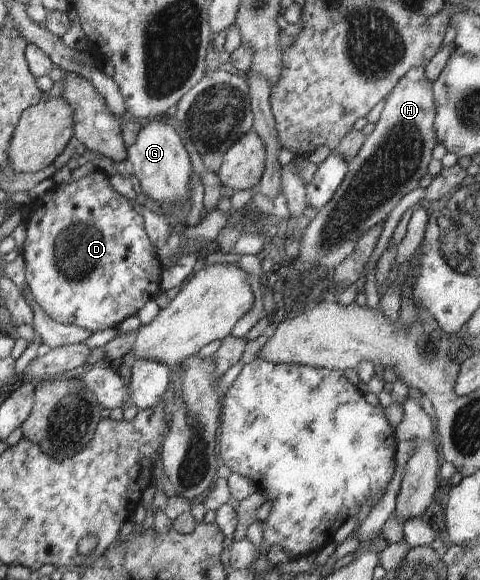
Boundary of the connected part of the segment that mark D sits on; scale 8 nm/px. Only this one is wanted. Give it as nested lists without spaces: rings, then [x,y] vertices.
[[[96,168],[86,176],[79,178],[79,180],[70,180],[69,182],[56,184],[44,195],[40,196],[37,210],[30,210],[28,219],[25,221],[26,238],[21,252],[24,256],[27,286],[30,288],[34,299],[39,303],[42,311],[58,323],[83,327],[92,330],[94,333],[109,327],[117,328],[125,318],[137,314],[148,300],[155,299],[161,291],[160,282],[163,271],[157,249],[150,241],[149,235],[145,230],[143,217],[135,212],[135,208],[127,197],[117,193],[109,185],[108,178],[109,176],[103,170]]]

